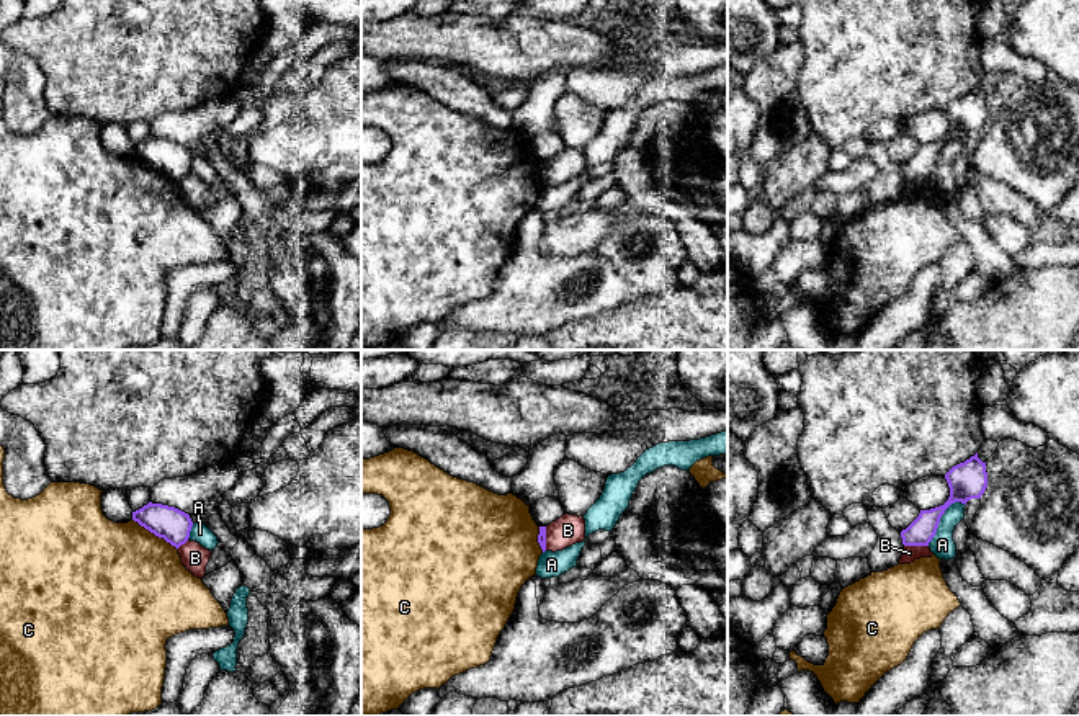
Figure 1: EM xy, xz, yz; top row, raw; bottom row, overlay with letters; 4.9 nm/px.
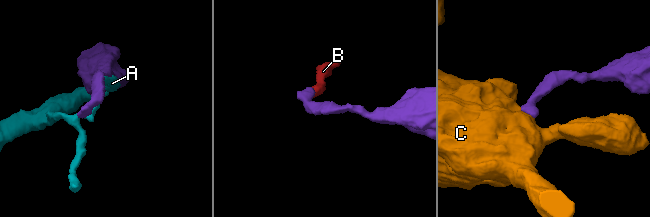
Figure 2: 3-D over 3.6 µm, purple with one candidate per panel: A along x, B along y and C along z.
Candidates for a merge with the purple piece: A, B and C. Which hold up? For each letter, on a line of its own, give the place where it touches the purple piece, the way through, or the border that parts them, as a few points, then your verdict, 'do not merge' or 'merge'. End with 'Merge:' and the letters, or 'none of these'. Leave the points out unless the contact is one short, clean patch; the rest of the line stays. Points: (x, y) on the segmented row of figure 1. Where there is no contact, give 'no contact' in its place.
A: contact yz (940, 517); do not merge
B: contact xz (545, 538); border xz (545, 527), (546, 550); do not merge
C: contact xy (156, 535); do not merge
Merge: none of these

